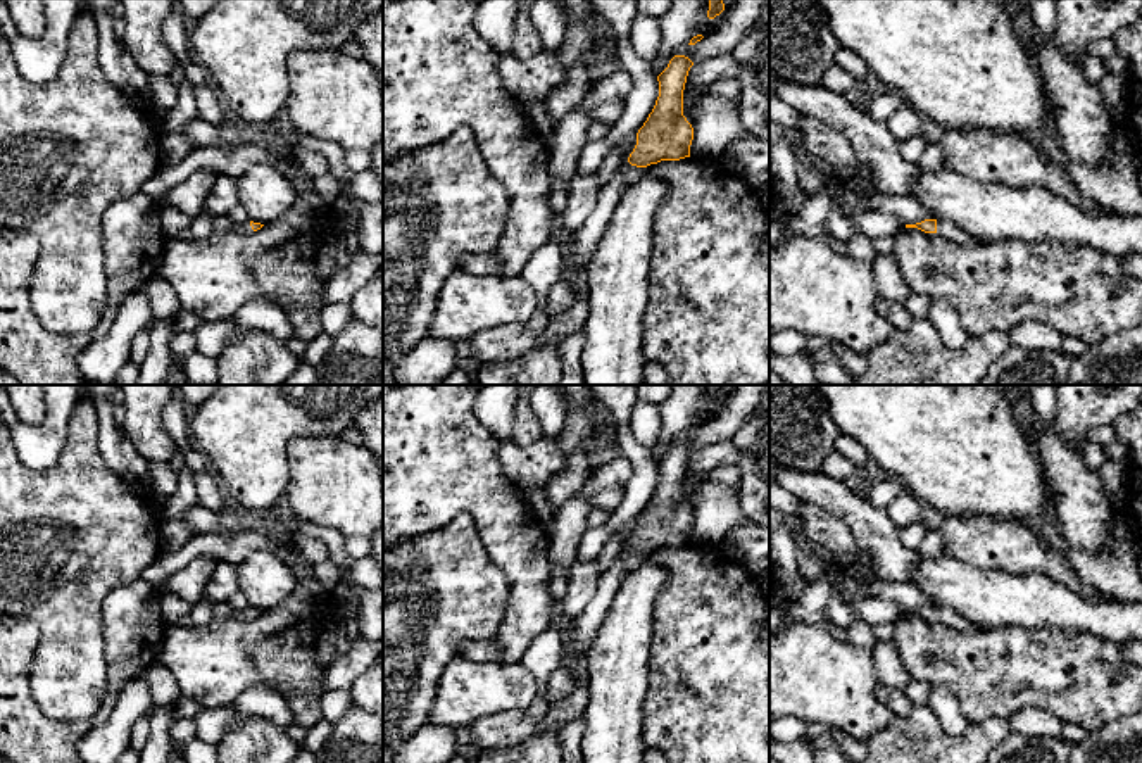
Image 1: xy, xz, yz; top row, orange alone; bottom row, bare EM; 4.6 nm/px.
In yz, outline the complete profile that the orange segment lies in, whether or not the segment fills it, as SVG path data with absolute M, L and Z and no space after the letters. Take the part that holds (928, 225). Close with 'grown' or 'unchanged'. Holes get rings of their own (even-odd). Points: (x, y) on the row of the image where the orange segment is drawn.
M925 219L916 224L906 224L906 228L918 228L925 233L938 233L944 238L956 242L956 243L969 245L969 243L980 242L973 238L971 235L968 235L966 231L963 231L961 228L957 228L956 224L949 221L942 221L942 219Z; grown

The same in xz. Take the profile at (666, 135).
M675 55L657 76L659 97L647 121L637 133L637 145L628 157L626 188L633 185L642 169L661 161L690 157L693 128L683 116L683 90L693 62Z; grown

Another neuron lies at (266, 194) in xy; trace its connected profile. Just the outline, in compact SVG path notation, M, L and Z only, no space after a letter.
M255 164L238 178L238 204L248 219L269 224L283 218L298 199L293 181L267 164Z

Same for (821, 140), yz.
M809 116L800 119L799 133L807 152L825 159L833 171L854 176L859 162L845 135Z

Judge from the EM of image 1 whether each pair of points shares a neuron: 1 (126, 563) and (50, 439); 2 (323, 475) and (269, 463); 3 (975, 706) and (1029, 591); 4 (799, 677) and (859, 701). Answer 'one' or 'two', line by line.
1: two
2: two
3: two
4: one

